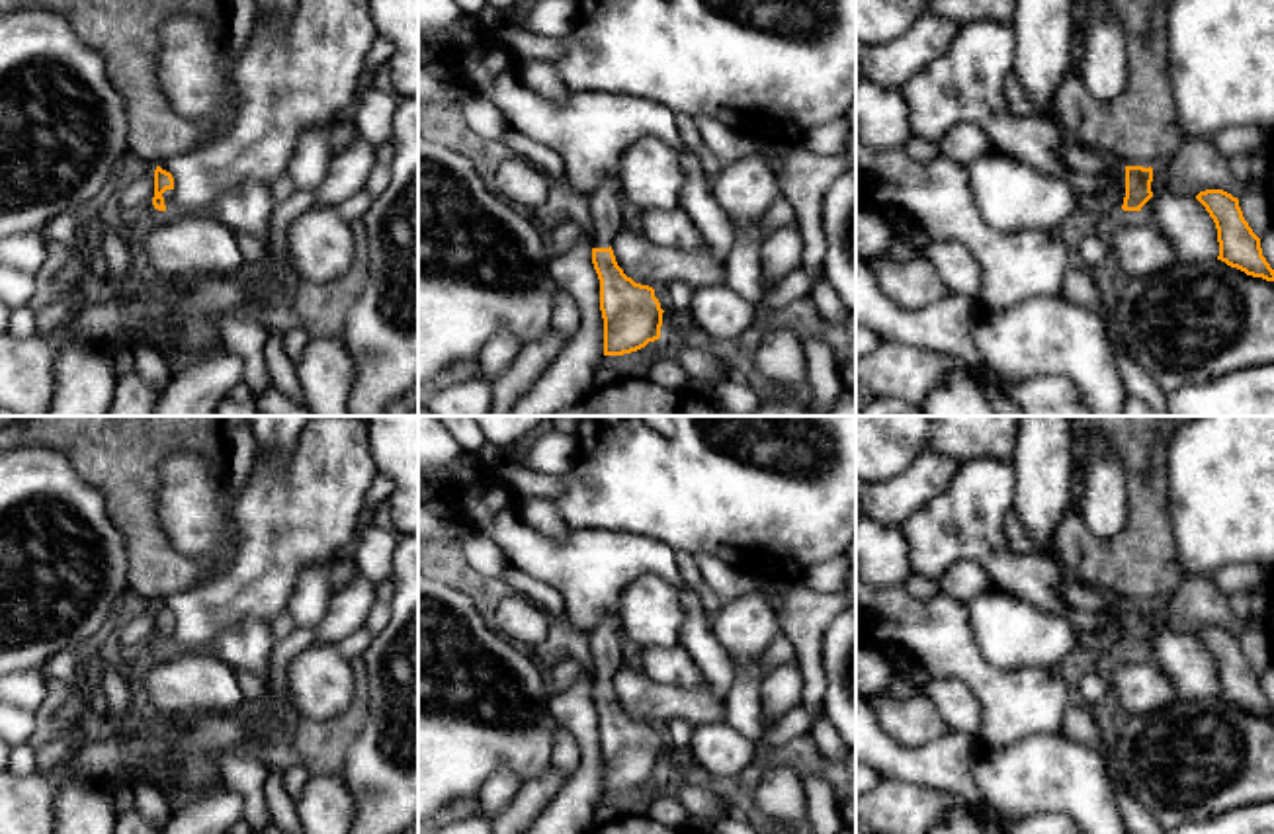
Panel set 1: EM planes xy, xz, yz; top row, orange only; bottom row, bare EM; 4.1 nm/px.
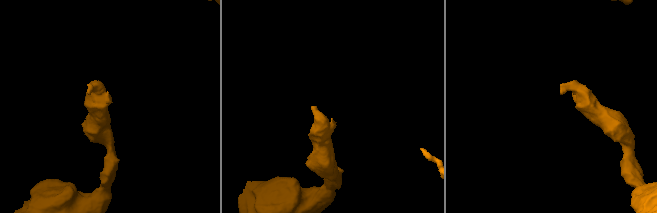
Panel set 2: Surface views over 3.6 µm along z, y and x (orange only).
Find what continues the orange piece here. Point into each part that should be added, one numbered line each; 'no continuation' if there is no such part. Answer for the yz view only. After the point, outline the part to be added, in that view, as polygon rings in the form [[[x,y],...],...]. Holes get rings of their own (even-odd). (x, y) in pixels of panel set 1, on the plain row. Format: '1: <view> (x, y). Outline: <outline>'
1: yz (966, 522). Outline: [[[993,457],[961,463],[950,488],[897,527],[909,543],[911,574],[932,580],[959,561],[979,563],[993,588],[1004,590],[1041,611],[1065,617],[1086,641],[1122,646],[1125,605],[1108,611],[1073,609],[1065,602],[1065,572],[1043,555],[1010,549],[1004,521],[1014,504],[1016,469]]]

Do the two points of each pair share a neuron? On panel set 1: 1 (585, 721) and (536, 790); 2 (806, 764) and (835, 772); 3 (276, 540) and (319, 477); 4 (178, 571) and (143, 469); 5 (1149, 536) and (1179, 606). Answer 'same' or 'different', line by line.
1: different
2: same
3: same
4: same
5: different

